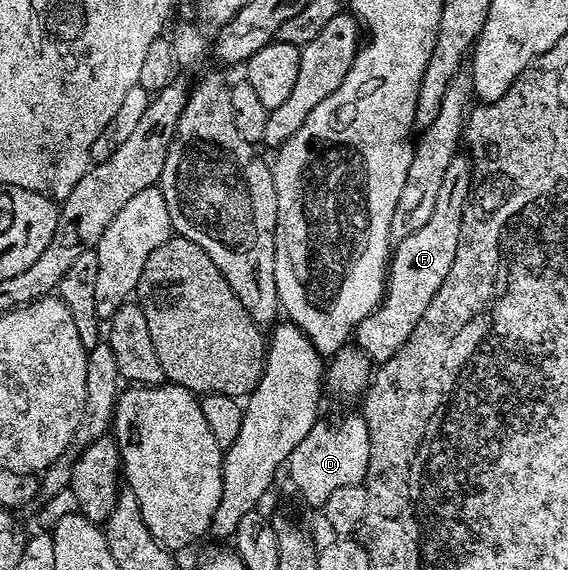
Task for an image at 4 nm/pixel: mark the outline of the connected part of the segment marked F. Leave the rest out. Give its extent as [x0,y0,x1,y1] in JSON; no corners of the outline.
[354,155,474,362]

